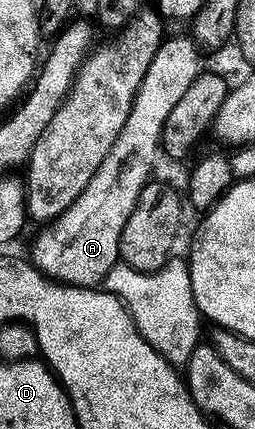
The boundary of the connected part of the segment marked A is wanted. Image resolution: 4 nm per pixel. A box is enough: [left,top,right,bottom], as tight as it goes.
[33,37,201,288]

